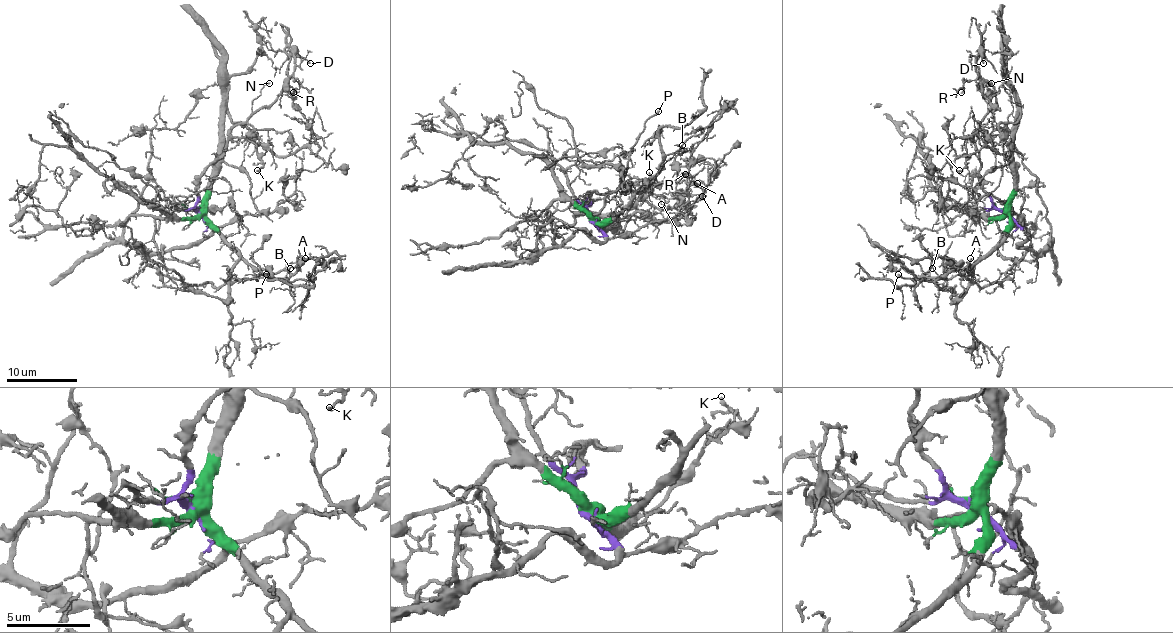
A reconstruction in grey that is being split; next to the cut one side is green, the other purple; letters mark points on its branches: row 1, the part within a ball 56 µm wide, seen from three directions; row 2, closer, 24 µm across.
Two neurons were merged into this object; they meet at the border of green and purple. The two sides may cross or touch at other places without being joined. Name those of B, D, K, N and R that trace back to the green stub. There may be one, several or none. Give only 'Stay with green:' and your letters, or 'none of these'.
Stay with green: B

